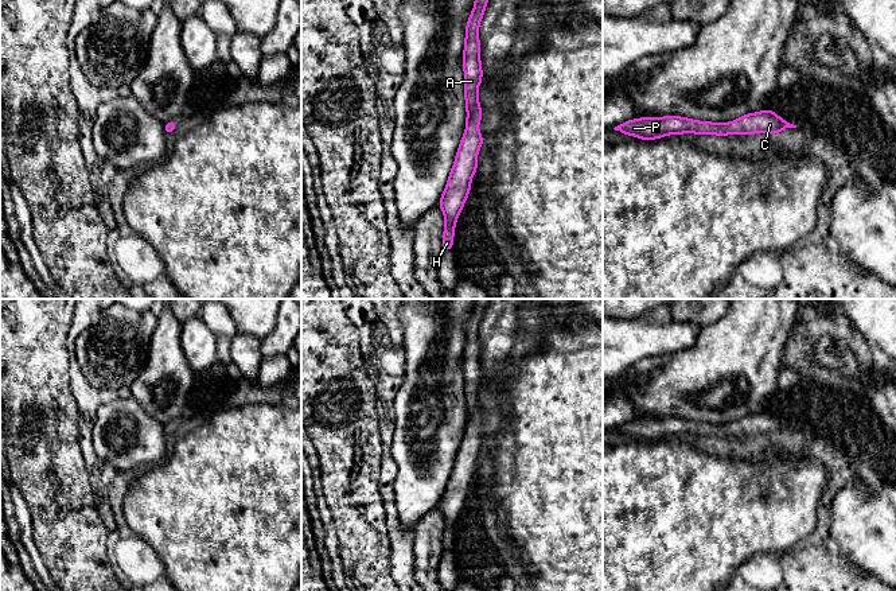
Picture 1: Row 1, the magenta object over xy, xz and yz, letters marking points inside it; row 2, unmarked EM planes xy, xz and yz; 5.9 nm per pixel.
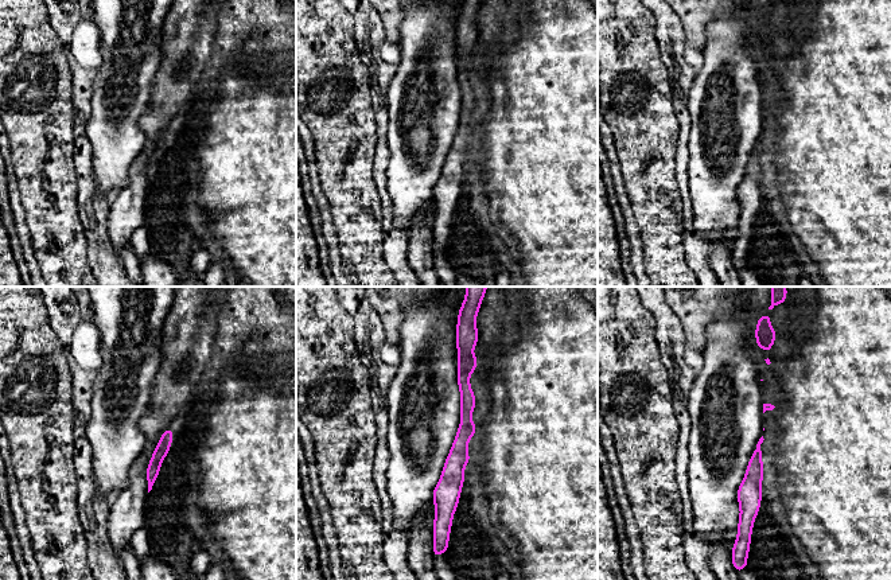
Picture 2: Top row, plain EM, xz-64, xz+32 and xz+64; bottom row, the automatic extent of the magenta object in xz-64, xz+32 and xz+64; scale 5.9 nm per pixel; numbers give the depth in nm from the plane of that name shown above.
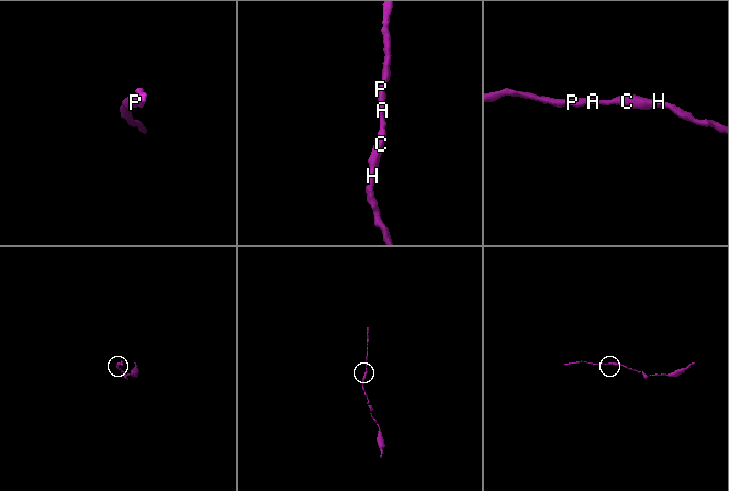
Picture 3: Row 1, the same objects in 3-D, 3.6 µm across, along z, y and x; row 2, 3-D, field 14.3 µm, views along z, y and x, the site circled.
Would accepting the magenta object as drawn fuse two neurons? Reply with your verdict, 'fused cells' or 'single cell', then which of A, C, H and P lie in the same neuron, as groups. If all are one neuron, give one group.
single cell; A C H P

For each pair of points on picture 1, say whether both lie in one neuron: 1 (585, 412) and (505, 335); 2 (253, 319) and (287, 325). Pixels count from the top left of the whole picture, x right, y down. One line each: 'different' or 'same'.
1: different
2: different

